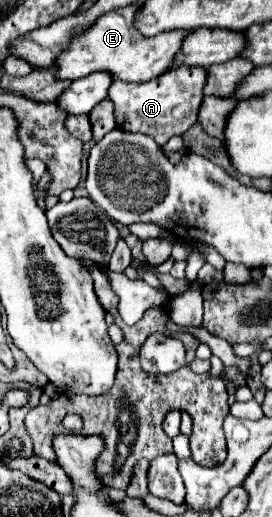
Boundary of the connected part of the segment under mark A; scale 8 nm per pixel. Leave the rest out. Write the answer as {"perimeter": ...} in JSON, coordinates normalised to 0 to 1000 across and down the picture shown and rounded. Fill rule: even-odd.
{"perimeter":[[[636,128],[585,151],[548,159],[415,159],[401,170],[401,190],[423,205],[430,244],[474,255],[526,255],[570,267],[577,279],[607,279],[629,263],[688,255],[724,236],[724,217],[739,201],[739,174],[754,166],[754,132]]]}

